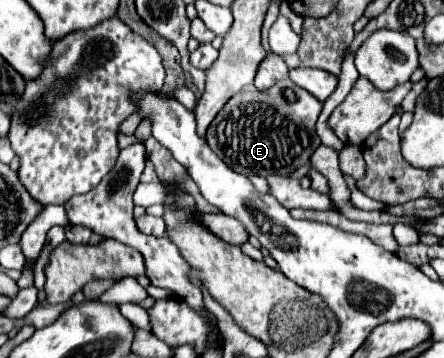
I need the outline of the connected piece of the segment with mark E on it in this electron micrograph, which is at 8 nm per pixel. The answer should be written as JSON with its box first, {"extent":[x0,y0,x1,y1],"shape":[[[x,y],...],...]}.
{"extent":[207,78,323,176],"shape":[[[289,78],[277,82],[275,86],[271,86],[265,92],[247,88],[247,90],[241,90],[239,94],[235,94],[233,98],[229,98],[227,104],[219,110],[219,114],[207,128],[207,144],[231,170],[235,170],[243,176],[253,176],[253,174],[289,176],[289,174],[293,174],[293,170],[307,164],[311,154],[321,144],[319,136],[315,134],[315,124],[317,124],[321,108],[323,108],[323,104],[319,100],[315,100],[315,96],[311,96],[307,90],[293,84]]]}

